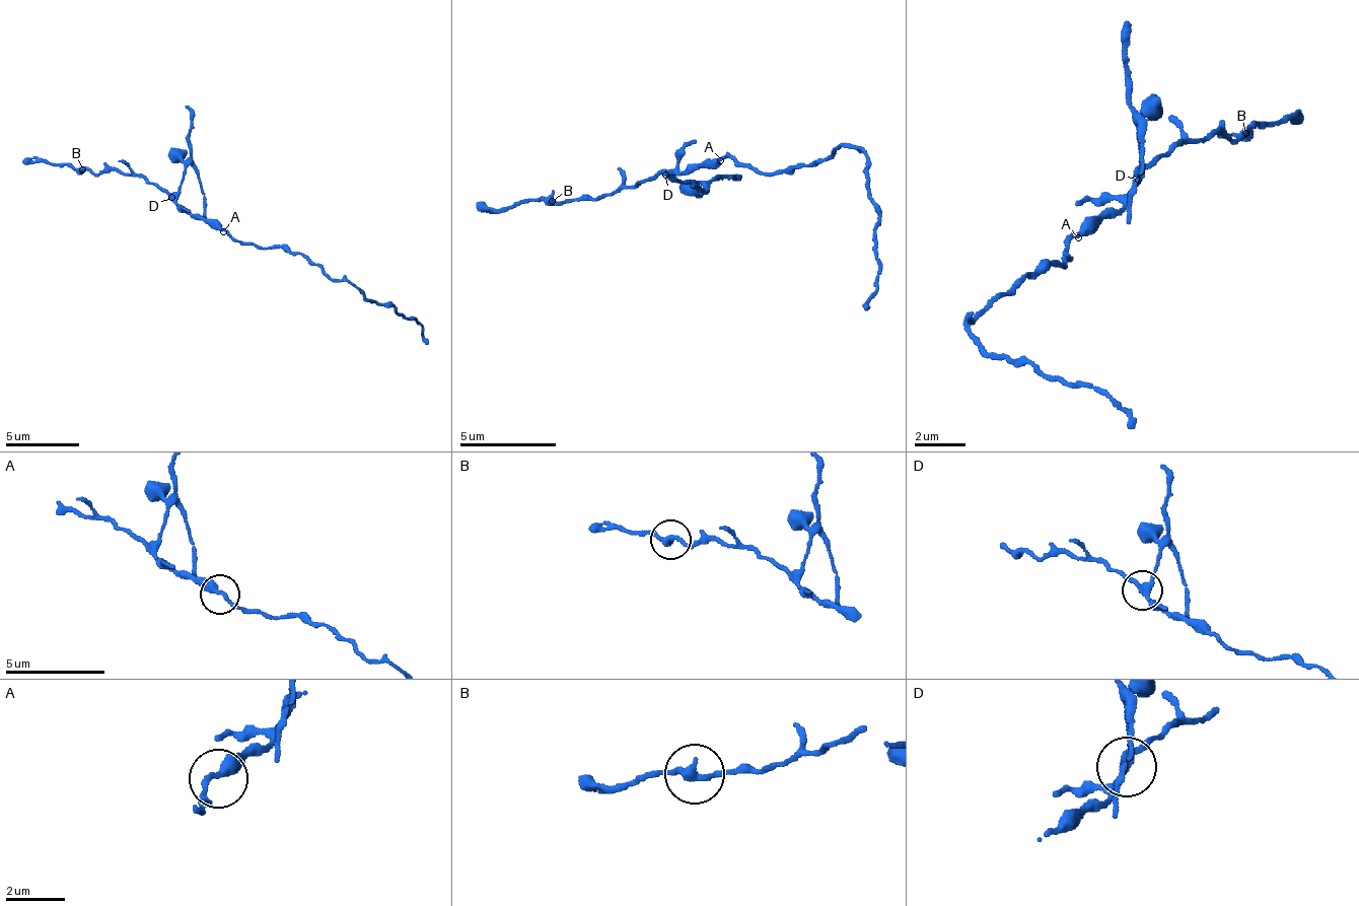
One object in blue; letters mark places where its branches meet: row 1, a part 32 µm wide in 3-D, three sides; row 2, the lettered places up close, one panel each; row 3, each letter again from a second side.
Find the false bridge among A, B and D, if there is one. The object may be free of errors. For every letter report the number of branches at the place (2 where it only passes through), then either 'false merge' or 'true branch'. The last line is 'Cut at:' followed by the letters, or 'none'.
A: 2 | true branch
B: 2 | true branch
D: 3 | false merge
Cut at: D

